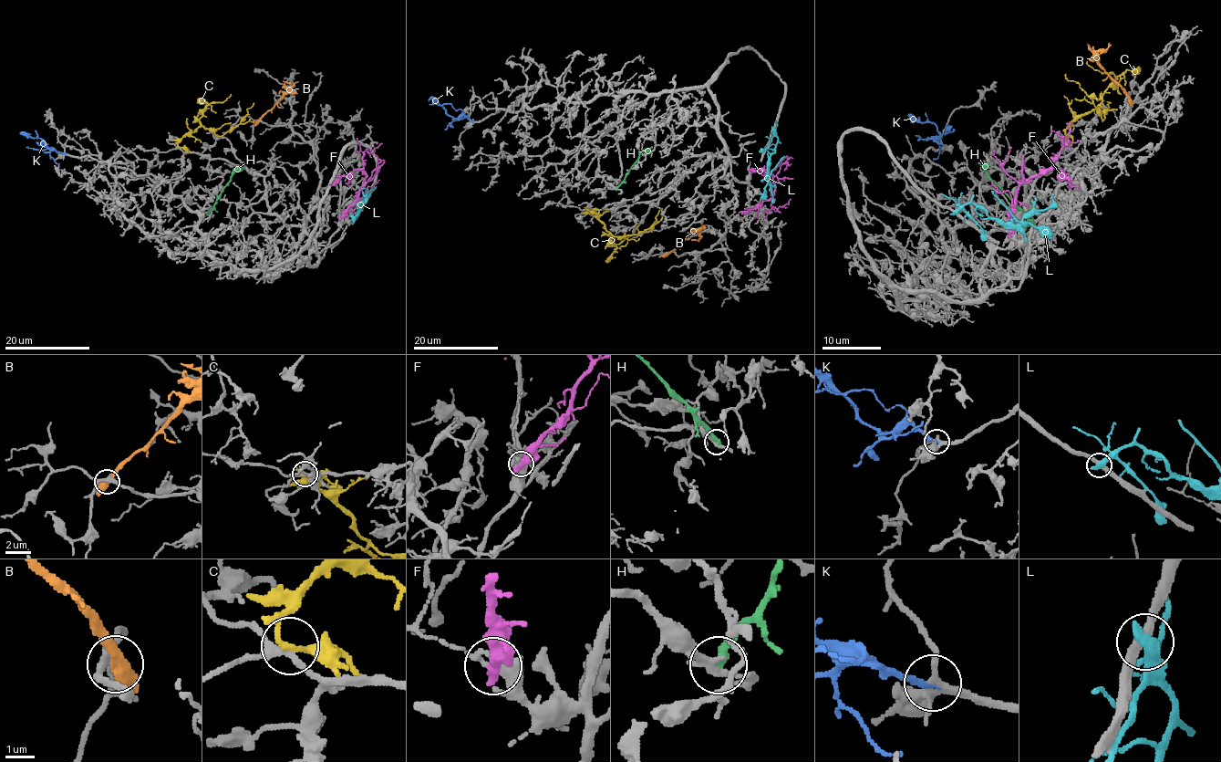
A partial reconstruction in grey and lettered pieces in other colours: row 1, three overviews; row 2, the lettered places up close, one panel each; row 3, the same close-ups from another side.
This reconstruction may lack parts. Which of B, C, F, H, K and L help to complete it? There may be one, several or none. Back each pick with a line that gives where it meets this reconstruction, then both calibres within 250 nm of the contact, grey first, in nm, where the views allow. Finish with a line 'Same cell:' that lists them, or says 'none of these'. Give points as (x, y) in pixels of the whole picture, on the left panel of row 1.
K: contact (64, 153); calibres 240 and 260 nm
Same cell: K

